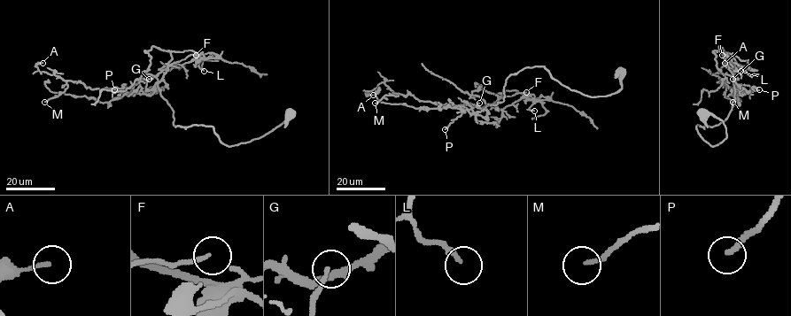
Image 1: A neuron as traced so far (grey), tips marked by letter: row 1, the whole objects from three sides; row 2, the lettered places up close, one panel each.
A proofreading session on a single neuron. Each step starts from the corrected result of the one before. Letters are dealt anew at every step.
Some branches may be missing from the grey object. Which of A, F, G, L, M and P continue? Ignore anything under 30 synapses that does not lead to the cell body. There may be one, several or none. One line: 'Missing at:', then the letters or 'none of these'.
Missing at: P

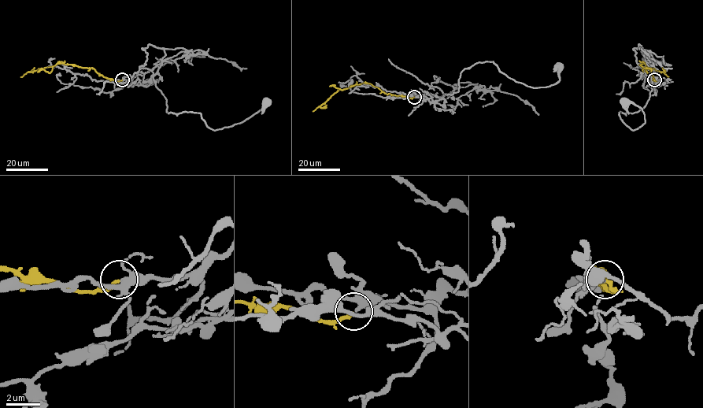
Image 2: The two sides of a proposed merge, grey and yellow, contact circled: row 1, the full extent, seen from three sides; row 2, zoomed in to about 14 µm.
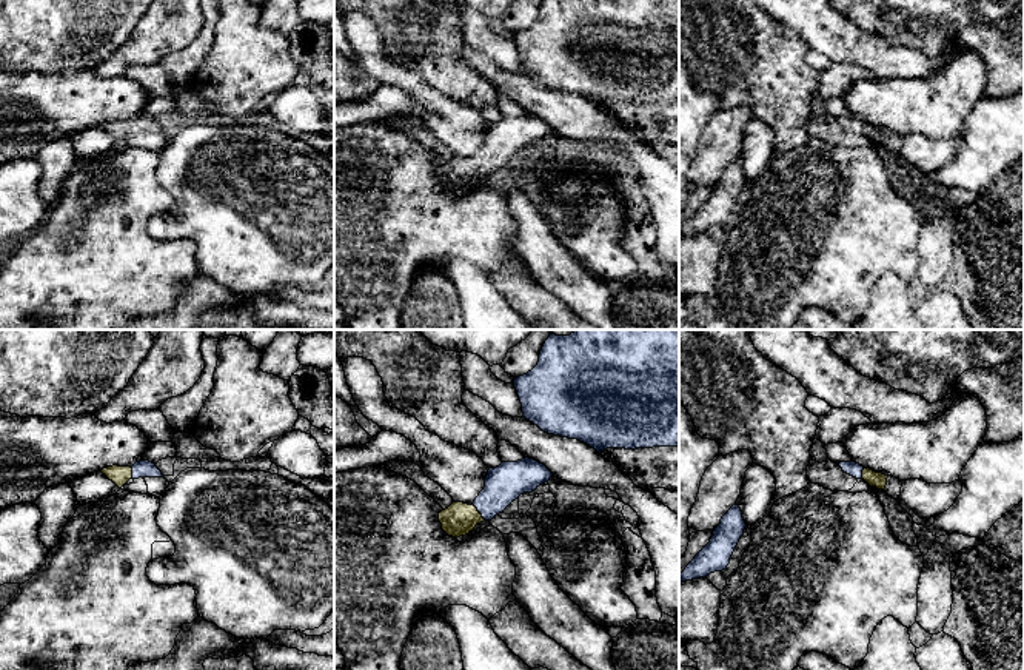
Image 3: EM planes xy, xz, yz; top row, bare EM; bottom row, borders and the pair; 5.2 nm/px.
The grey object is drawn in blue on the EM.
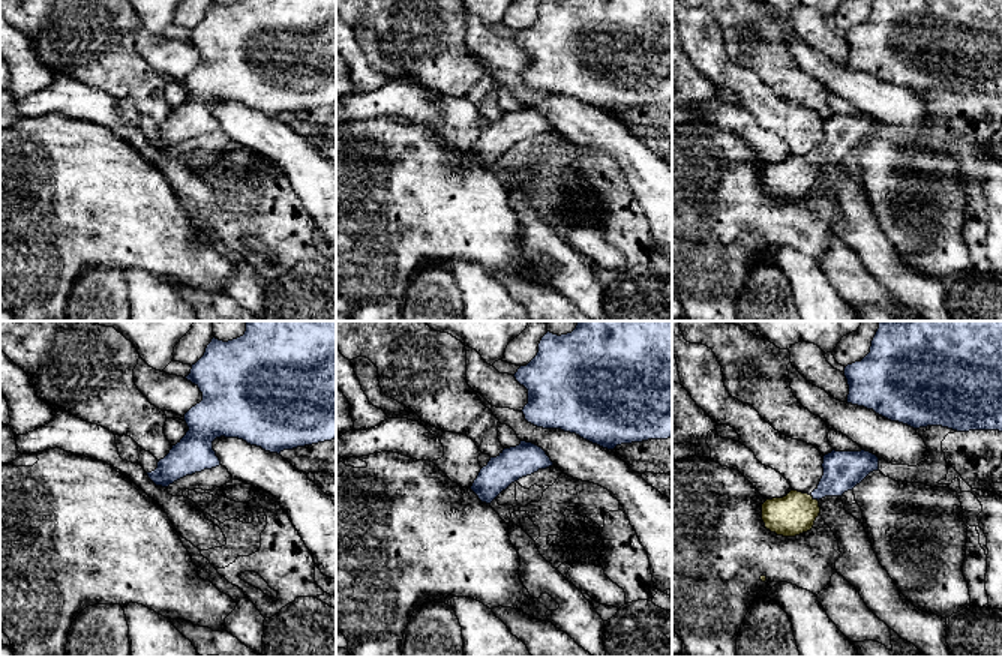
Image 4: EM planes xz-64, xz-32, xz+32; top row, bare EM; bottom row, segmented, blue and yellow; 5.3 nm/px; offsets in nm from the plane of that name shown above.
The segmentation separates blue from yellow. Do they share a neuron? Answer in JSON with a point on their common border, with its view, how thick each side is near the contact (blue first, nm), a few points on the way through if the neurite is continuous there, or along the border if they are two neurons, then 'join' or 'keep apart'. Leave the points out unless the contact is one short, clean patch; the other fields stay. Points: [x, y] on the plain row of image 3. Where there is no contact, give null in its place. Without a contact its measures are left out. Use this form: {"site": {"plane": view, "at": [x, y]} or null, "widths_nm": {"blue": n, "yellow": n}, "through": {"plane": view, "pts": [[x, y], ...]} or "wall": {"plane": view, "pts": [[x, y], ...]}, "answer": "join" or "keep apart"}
{"site": {"plane": "xz", "at": [478, 165]}, "widths_nm": {"blue": 200, "yellow": 170}, "through": {"plane": "xz", "pts": [[504, 139], [478, 165], [458, 174]]}, "answer": "join"}

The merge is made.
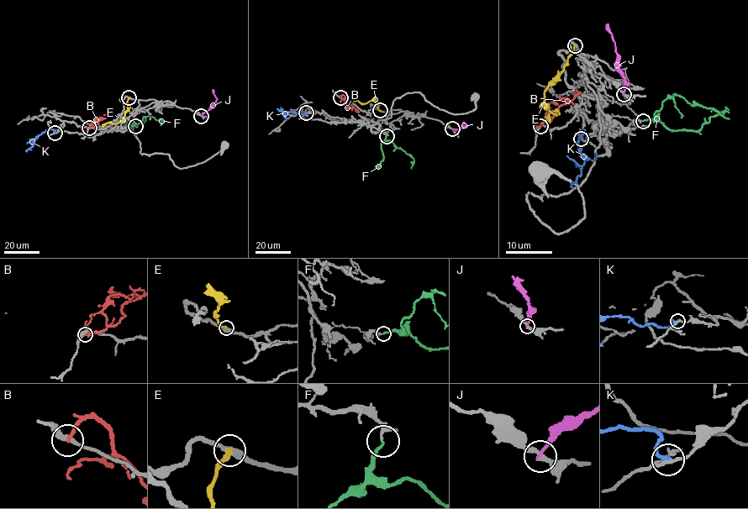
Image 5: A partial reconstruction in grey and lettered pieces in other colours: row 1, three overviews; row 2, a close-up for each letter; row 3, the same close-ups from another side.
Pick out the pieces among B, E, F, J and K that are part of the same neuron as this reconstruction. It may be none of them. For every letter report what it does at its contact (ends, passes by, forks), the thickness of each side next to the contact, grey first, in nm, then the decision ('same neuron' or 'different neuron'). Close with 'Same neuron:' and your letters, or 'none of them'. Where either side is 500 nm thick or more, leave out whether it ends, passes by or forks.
B: it ends | 340/200 nm | different neuron
E: it ends | 360/240 nm | different neuron
F: it ends | 160/170 nm | same neuron
J: it ends | 280/190 nm | different neuron
K: it ends | 200/240 nm | different neuron
Same neuron: F

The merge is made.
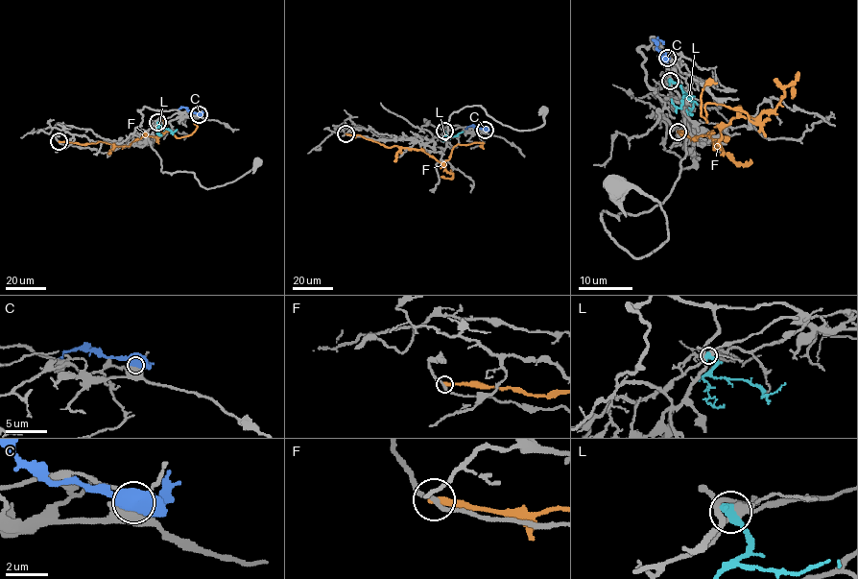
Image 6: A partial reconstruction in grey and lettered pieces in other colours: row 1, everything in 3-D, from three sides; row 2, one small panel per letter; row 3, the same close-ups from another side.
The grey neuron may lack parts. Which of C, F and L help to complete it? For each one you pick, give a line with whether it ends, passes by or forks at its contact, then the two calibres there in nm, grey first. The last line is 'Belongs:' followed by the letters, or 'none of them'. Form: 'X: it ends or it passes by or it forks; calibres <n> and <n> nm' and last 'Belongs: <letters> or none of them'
Belongs: none of them

